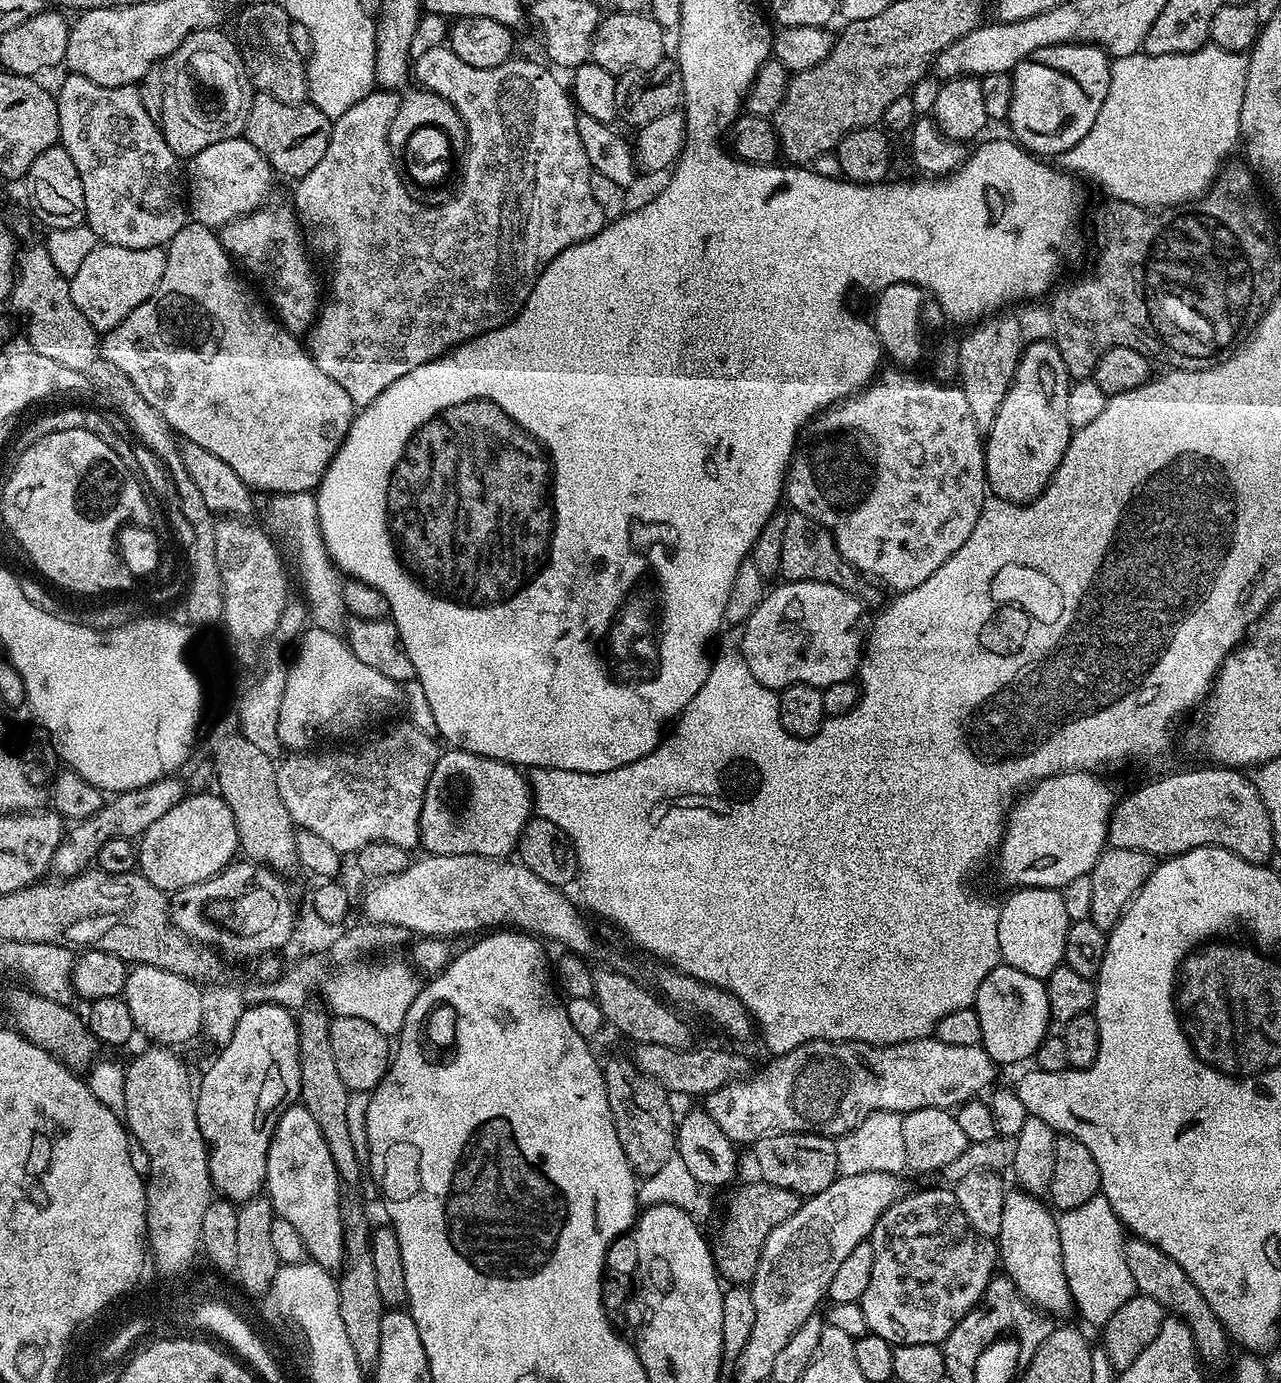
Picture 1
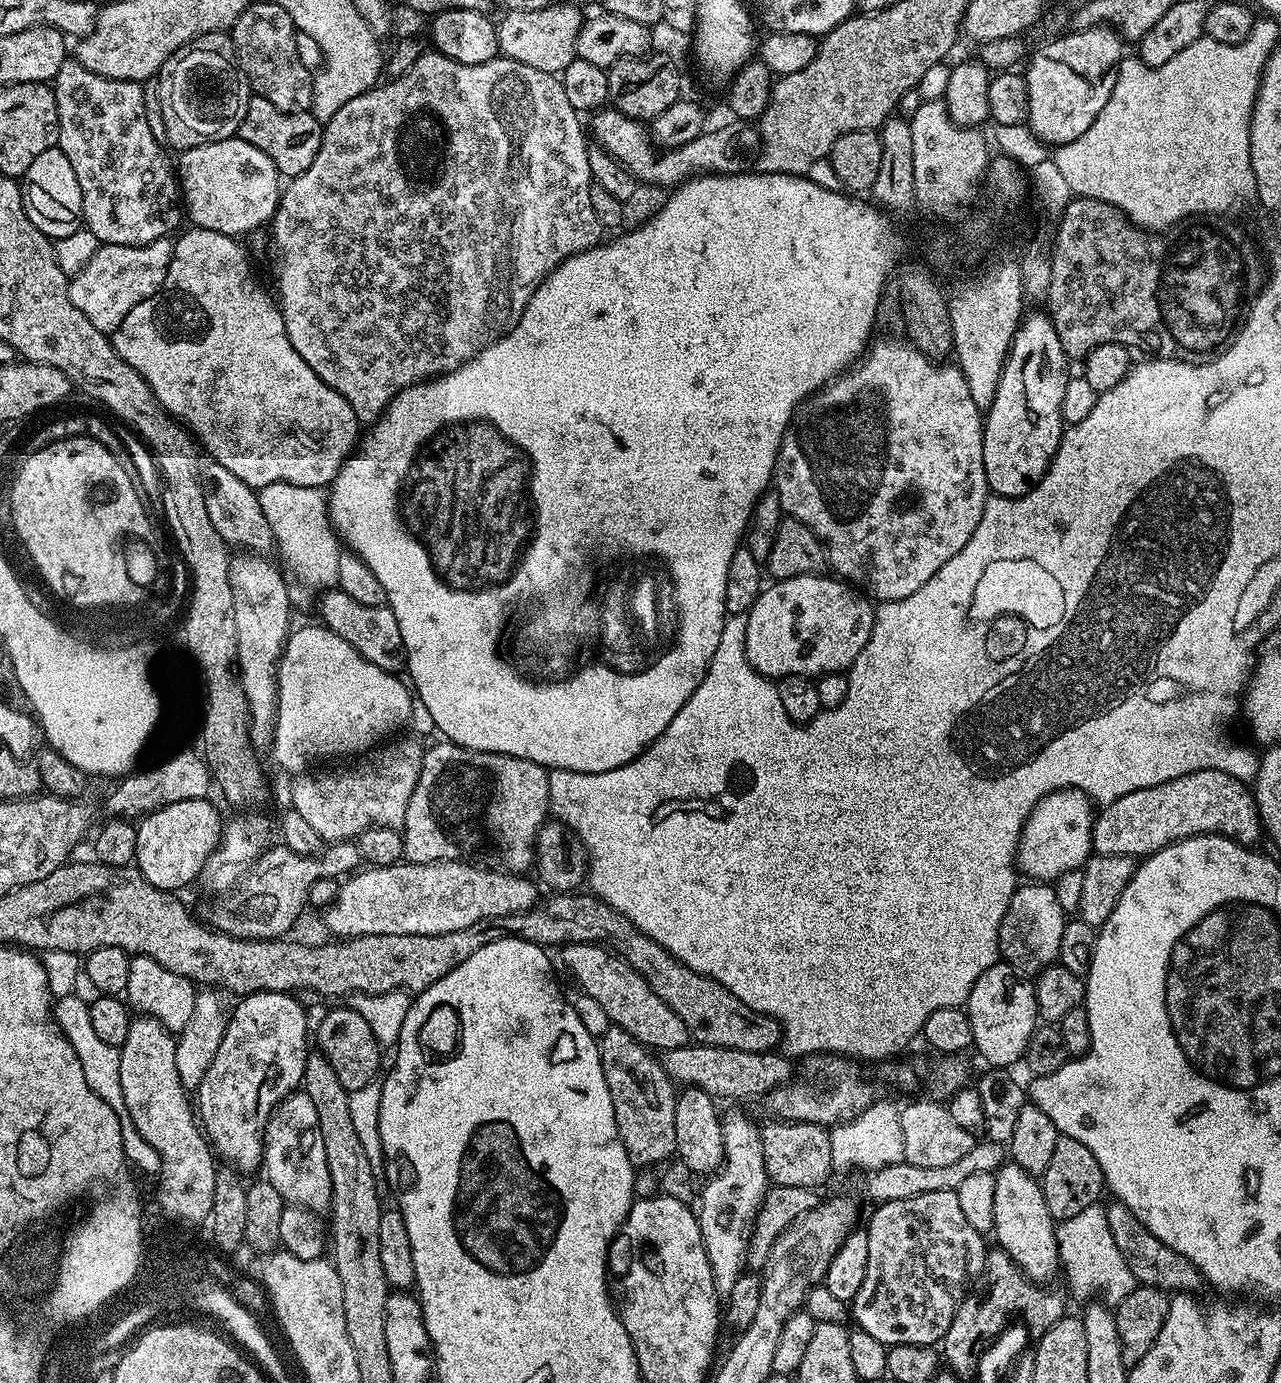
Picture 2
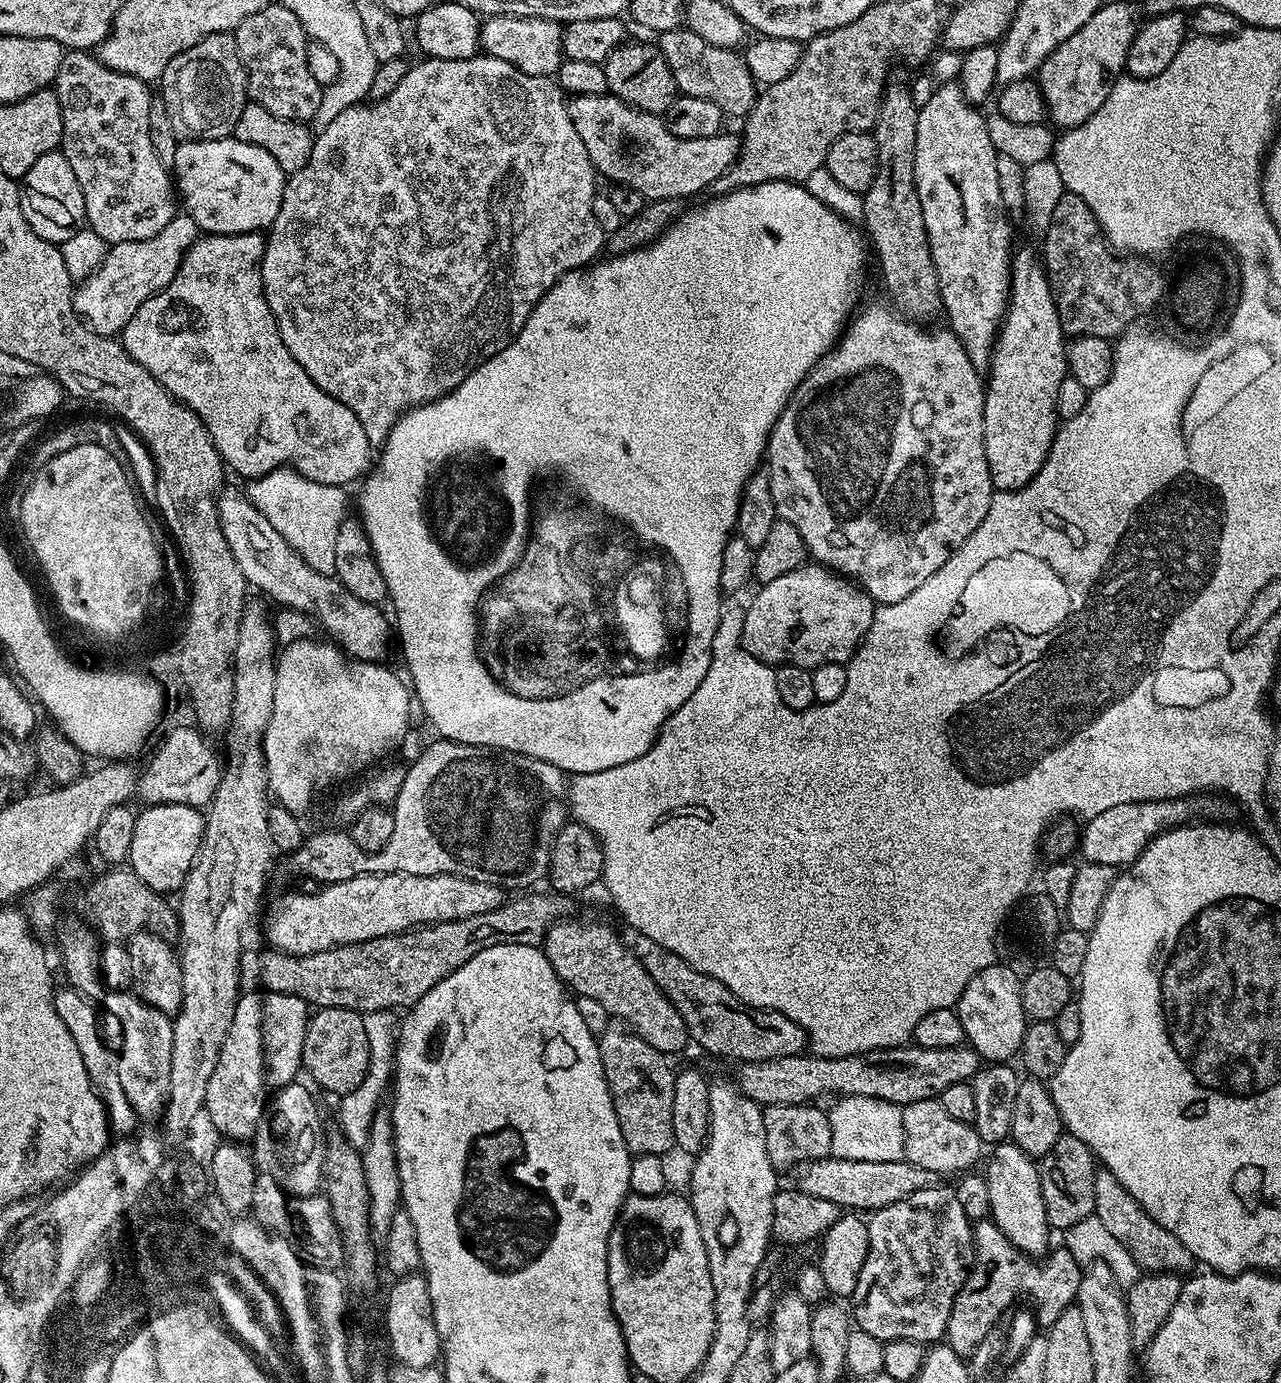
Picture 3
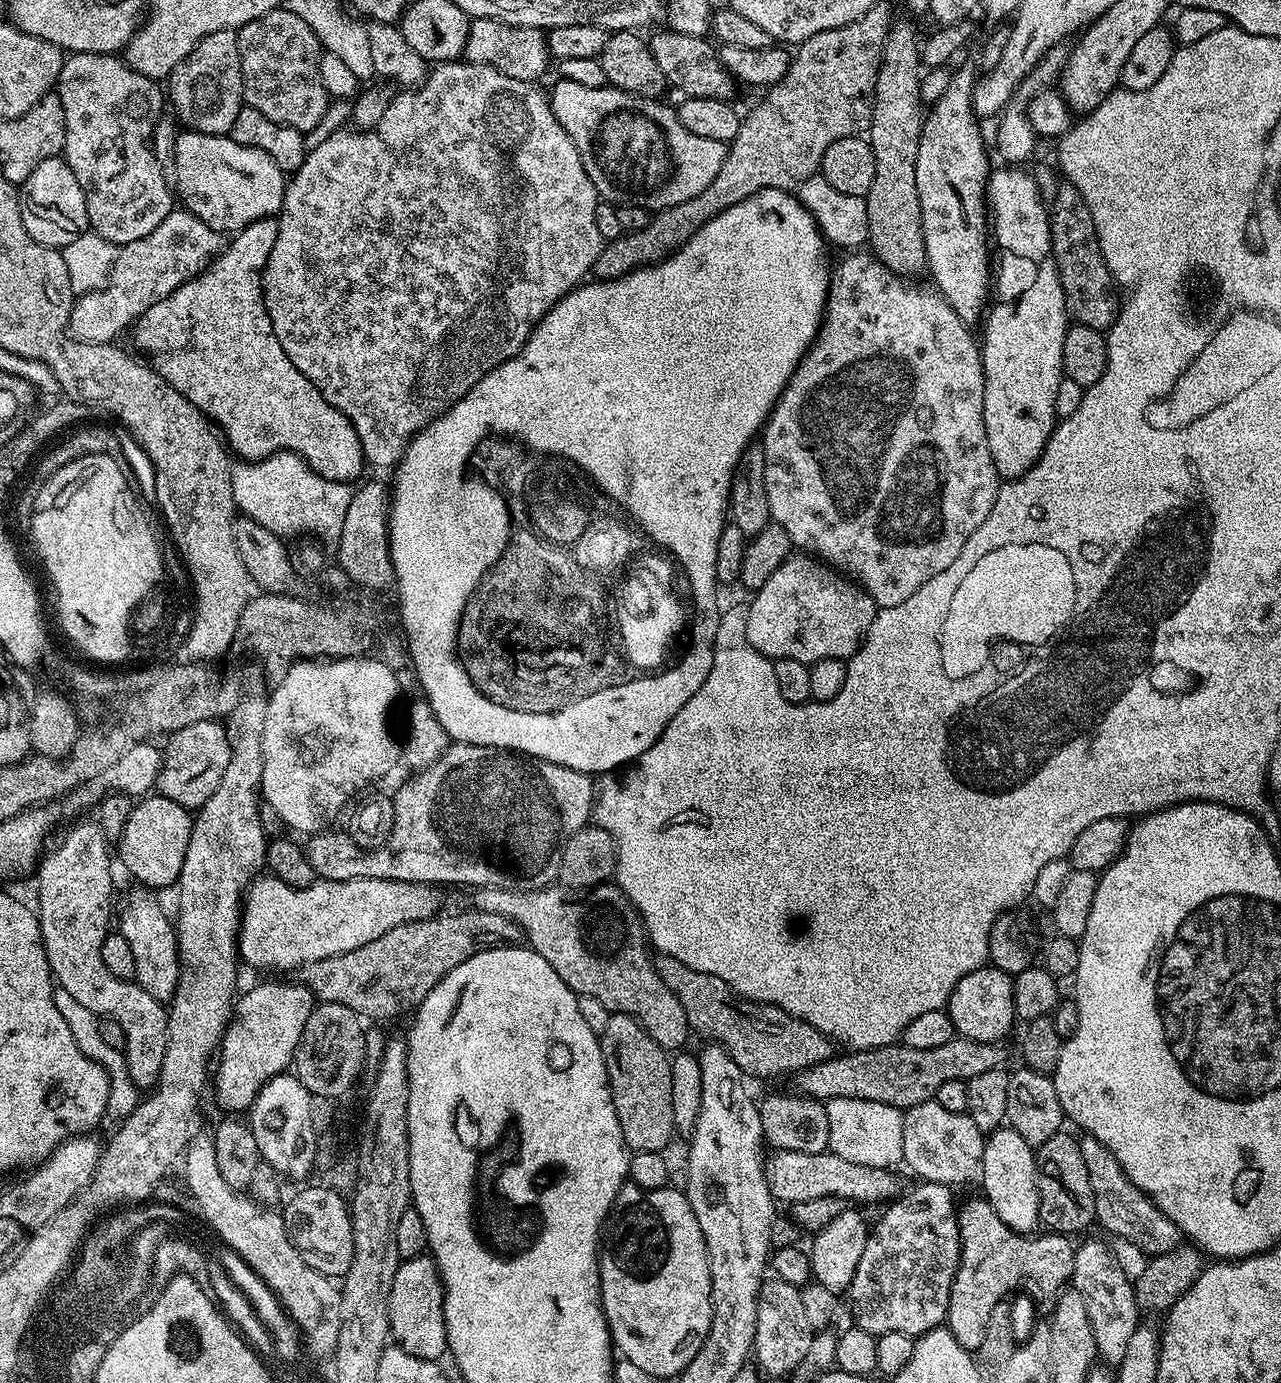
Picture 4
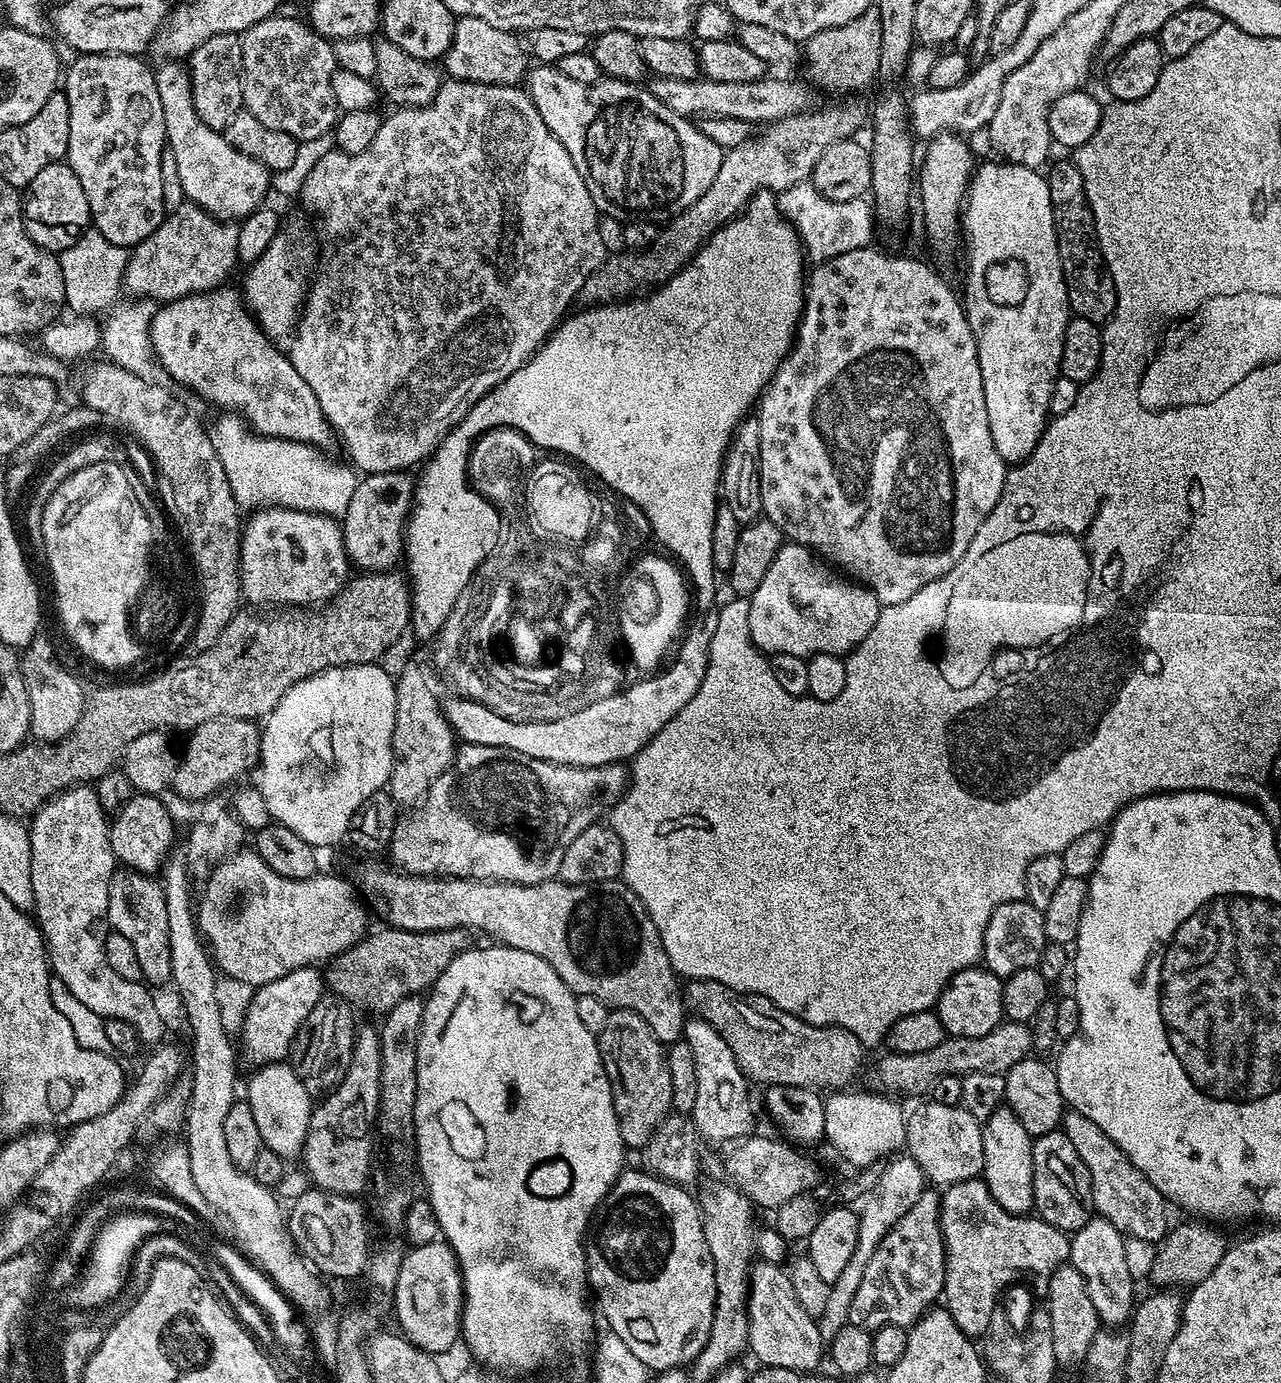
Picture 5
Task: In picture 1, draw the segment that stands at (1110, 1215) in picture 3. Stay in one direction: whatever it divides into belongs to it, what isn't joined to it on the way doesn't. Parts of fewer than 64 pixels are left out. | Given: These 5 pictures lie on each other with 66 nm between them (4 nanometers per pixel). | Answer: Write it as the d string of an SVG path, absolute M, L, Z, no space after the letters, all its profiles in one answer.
M1128 1238L1124 1241L1124 1253L1126 1254L1126 1266L1130 1266L1130 1275L1134 1277L1136 1291L1139 1295L1154 1298L1165 1310L1165 1313L1179 1316L1184 1321L1184 1325L1190 1330L1190 1334L1196 1343L1196 1351L1205 1361L1220 1360L1228 1352L1230 1337L1224 1331L1222 1322L1210 1310L1210 1302L1202 1298L1202 1290L1190 1282L1186 1270L1174 1262L1158 1246L1154 1246L1145 1240Z

